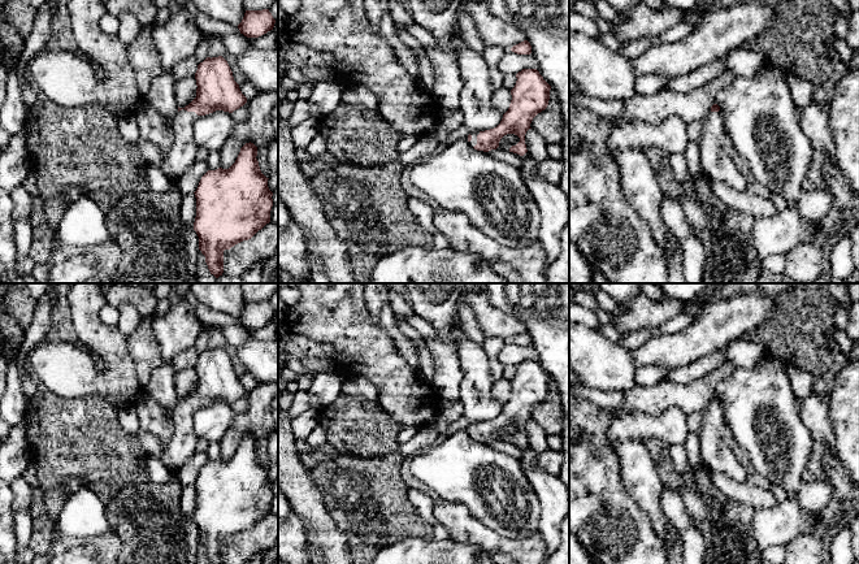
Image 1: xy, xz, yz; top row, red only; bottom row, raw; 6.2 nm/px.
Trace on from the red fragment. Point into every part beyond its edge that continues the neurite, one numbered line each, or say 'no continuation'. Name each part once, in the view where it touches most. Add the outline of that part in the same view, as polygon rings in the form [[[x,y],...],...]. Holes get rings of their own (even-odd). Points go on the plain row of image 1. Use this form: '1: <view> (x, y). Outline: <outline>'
1: xy (182, 445). Outline: [[[182,400],[170,413],[174,433],[160,460],[172,474],[175,474],[196,451],[196,434],[194,430],[194,412],[196,408],[195,403]]]

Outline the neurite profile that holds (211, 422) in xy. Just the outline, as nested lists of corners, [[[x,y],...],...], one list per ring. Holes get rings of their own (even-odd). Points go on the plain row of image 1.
[[[216,402],[205,407],[198,407],[194,412],[194,430],[196,437],[208,442],[220,442],[231,426],[237,412],[231,404]]]

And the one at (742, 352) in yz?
[[[739,338],[726,347],[725,361],[736,368],[755,368],[767,357],[767,350],[763,344]]]

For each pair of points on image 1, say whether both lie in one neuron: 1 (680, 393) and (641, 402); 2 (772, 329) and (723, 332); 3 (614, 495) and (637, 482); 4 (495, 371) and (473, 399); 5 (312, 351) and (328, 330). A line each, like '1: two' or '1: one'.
1: one
2: two
3: two
4: two
5: two

